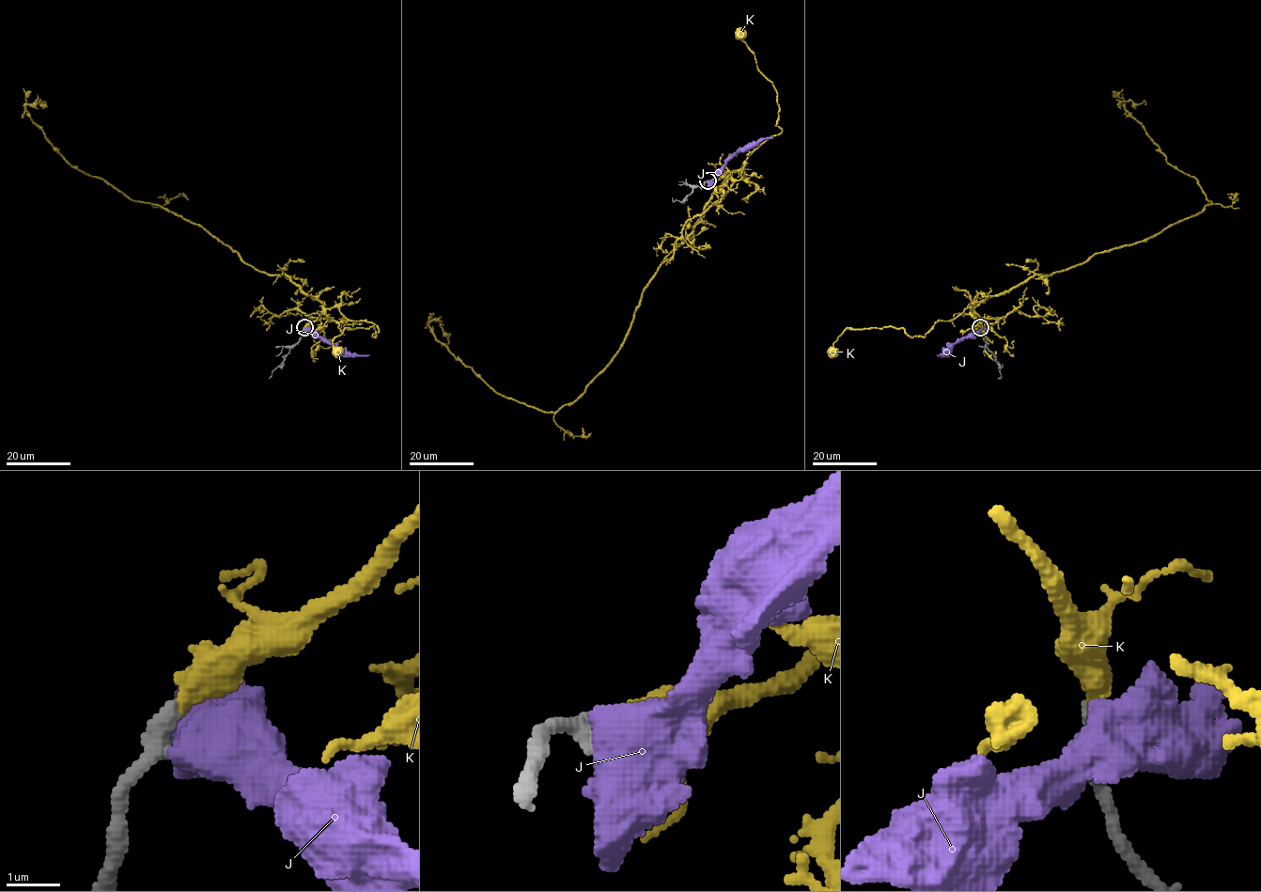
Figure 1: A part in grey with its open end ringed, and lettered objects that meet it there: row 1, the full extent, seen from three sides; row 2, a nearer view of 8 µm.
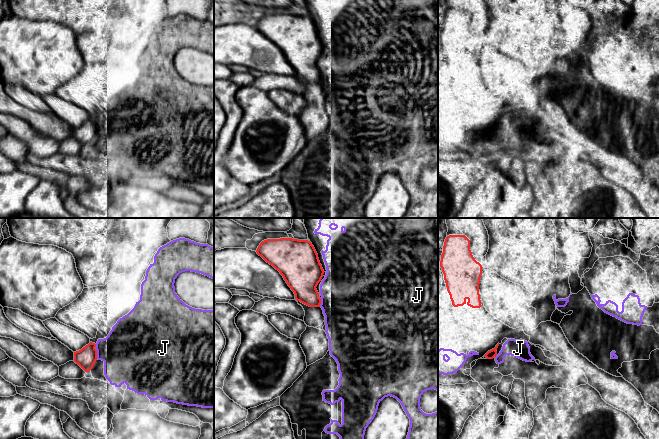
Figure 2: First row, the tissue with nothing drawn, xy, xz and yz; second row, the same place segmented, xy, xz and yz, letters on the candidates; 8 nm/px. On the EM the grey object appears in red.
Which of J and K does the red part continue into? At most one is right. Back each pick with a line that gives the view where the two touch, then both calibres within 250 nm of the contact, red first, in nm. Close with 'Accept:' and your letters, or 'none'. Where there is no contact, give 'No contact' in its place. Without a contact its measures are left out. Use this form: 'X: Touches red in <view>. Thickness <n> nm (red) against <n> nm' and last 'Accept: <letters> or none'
K: No contact
Accept: K

